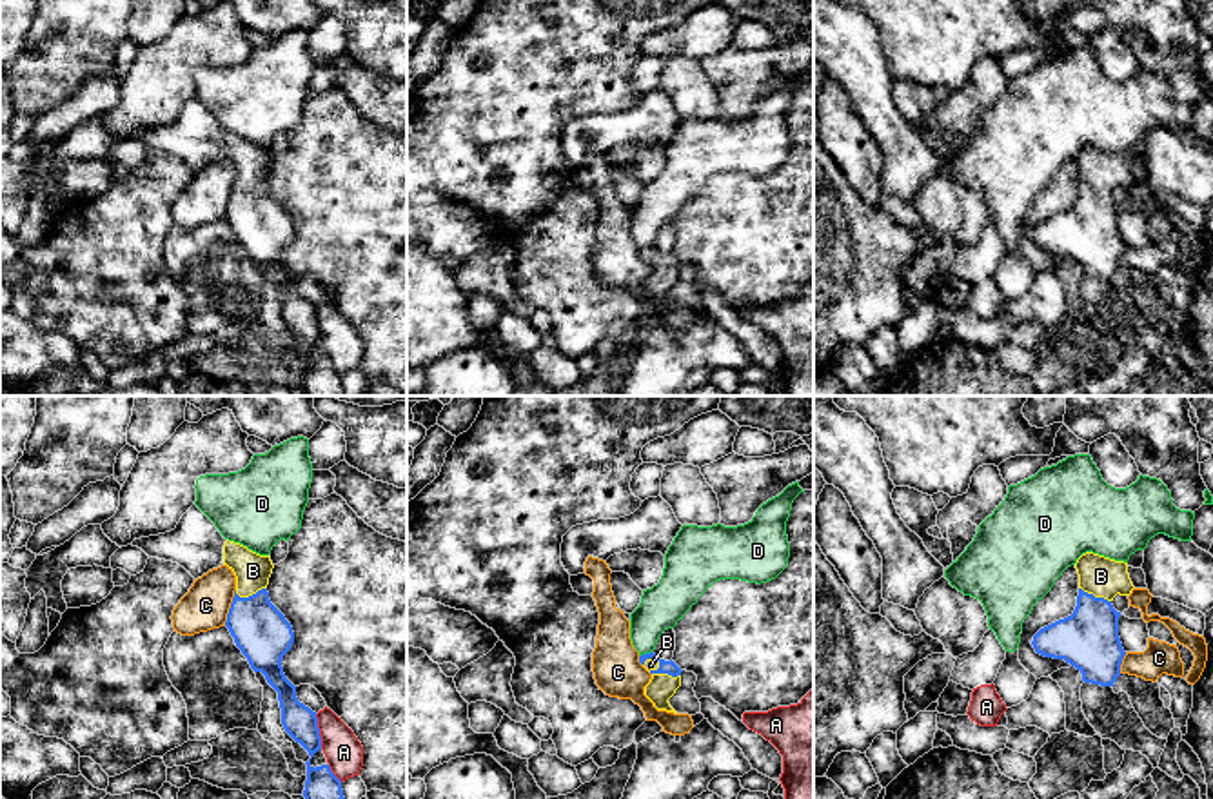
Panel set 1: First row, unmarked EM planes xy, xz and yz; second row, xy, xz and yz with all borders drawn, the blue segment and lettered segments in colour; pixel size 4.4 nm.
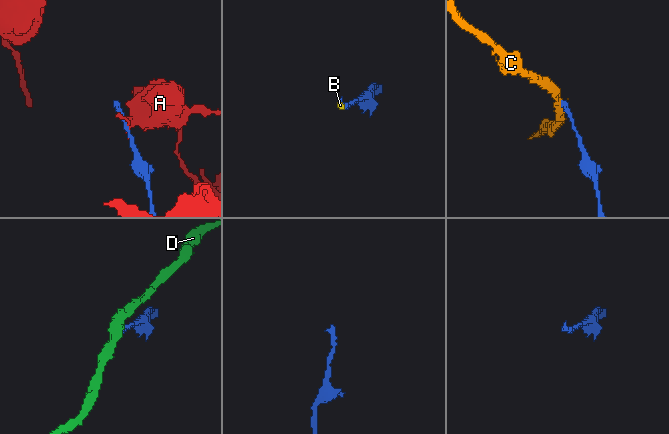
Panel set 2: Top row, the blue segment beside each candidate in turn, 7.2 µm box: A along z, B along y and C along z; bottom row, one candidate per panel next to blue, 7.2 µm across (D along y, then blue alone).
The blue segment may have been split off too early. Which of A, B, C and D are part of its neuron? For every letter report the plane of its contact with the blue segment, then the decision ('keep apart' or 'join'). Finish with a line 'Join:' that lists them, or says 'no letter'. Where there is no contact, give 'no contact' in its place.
A: meets blue in xy; keep apart
B: meets blue in xy; join
C: meets blue in xy; keep apart
D: meets blue in xz; keep apart
Join: B

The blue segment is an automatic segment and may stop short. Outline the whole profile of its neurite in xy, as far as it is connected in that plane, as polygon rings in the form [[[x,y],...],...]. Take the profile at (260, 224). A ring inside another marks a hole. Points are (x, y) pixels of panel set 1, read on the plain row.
[[[192,98],[165,127],[131,136],[149,151],[178,156],[194,173],[227,158],[236,169],[236,183],[225,220],[254,265],[261,265],[278,285],[281,318],[311,349],[321,343],[316,305],[298,294],[296,280],[285,271],[281,252],[294,236],[285,209],[271,196],[267,178],[272,167],[271,149],[225,133],[214,116]]]

